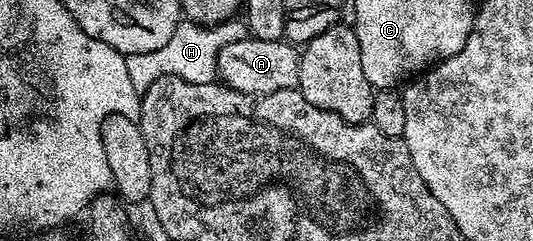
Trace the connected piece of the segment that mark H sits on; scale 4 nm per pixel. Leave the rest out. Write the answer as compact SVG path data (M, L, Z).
M187 18L181 19L179 26L174 30L174 34L170 34L170 39L159 48L159 50L150 50L150 54L130 54L124 58L126 62L126 71L130 74L130 82L134 82L134 90L143 94L147 88L154 86L154 82L158 82L158 78L163 76L173 76L174 78L182 78L186 82L194 82L195 84L210 84L217 79L218 73L216 63L218 62L218 54L230 42L238 42L239 40L249 39L250 33L247 23L243 19L233 18L226 20L222 24L214 24L211 26L201 26Z

